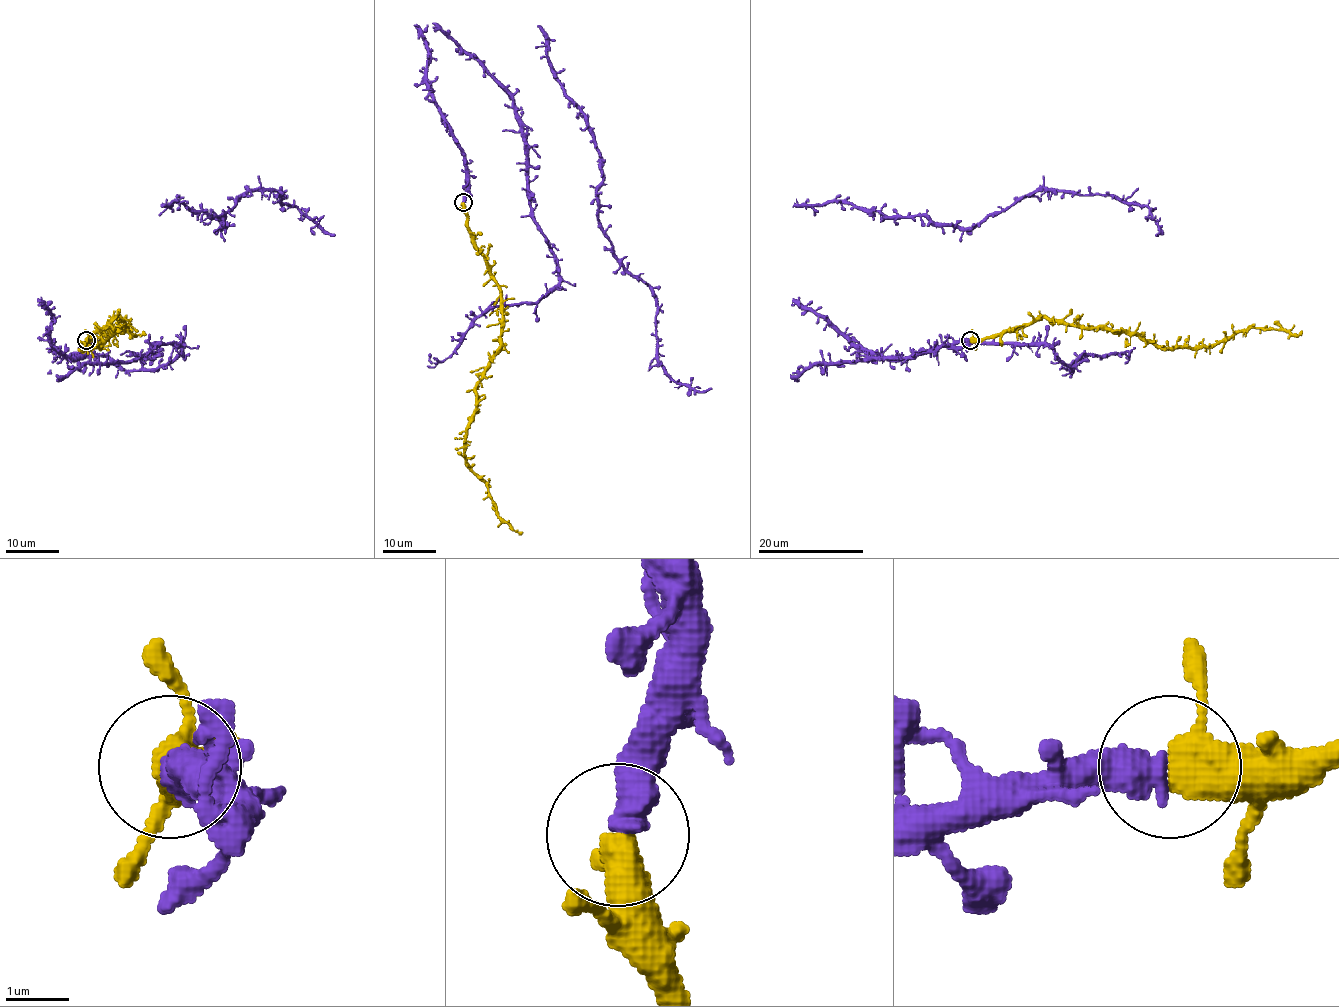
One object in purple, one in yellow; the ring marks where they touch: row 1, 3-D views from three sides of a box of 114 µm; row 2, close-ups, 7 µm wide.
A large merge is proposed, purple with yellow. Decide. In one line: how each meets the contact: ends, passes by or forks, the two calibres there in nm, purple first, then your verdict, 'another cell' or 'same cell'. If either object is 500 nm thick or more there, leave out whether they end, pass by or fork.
calibres 550 and 420 nm; same cell

